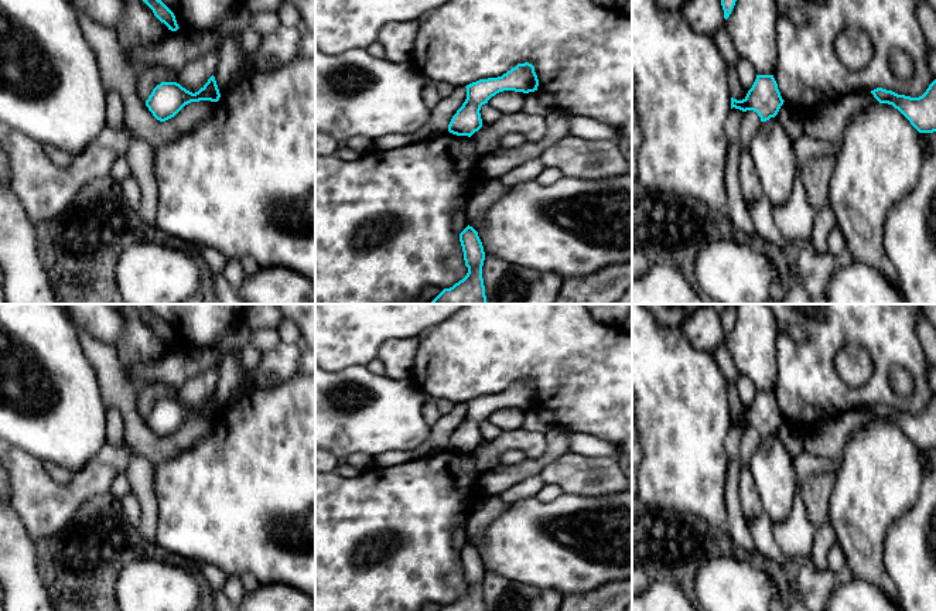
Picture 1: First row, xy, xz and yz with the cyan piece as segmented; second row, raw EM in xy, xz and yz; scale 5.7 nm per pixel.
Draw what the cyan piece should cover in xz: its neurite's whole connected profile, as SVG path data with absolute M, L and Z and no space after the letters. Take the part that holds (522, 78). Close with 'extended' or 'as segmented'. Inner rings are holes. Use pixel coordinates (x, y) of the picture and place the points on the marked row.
M529 62L517 64L515 68L498 78L479 79L467 85L467 99L452 116L448 132L457 136L471 137L482 127L481 106L499 92L534 92L539 79L534 66Z; as segmented

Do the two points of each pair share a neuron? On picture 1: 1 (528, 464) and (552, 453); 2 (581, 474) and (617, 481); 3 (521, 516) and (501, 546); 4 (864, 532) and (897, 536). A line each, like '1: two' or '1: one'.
1: one
2: one
3: one
4: two

